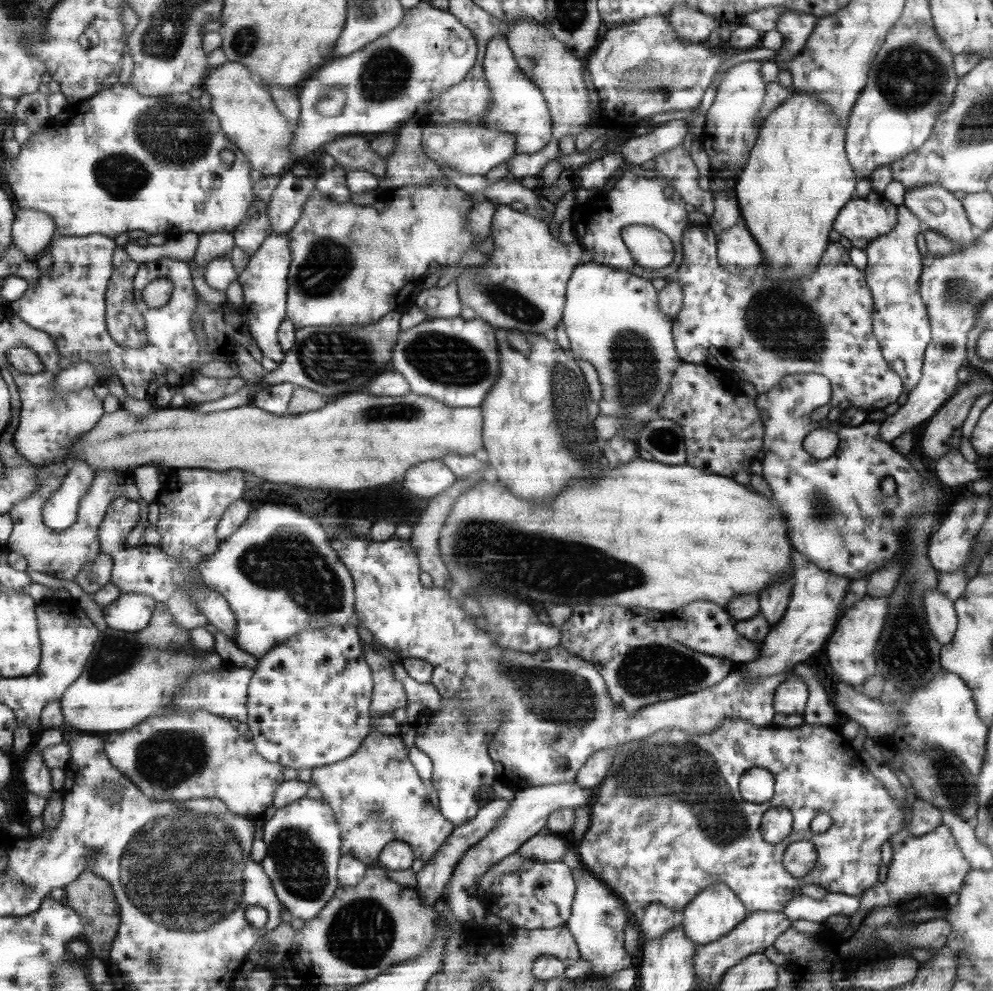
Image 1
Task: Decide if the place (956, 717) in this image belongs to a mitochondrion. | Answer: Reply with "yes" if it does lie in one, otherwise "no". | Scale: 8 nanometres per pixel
no

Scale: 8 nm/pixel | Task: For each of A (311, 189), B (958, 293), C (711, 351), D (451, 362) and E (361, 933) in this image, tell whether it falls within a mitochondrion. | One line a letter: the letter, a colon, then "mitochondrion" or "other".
A: other
B: mitochondrion
C: other
D: mitochondrion
E: mitochondrion

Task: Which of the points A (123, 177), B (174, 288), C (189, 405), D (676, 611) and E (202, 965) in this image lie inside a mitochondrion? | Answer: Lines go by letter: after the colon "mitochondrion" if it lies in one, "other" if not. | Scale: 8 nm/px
A: mitochondrion
B: other
C: other
D: other
E: other

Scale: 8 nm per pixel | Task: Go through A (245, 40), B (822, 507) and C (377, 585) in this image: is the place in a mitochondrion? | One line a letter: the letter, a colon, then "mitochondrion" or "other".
A: mitochondrion
B: mitochondrion
C: other

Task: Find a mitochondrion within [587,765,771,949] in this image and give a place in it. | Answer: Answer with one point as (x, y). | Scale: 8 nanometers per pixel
(723, 823)

